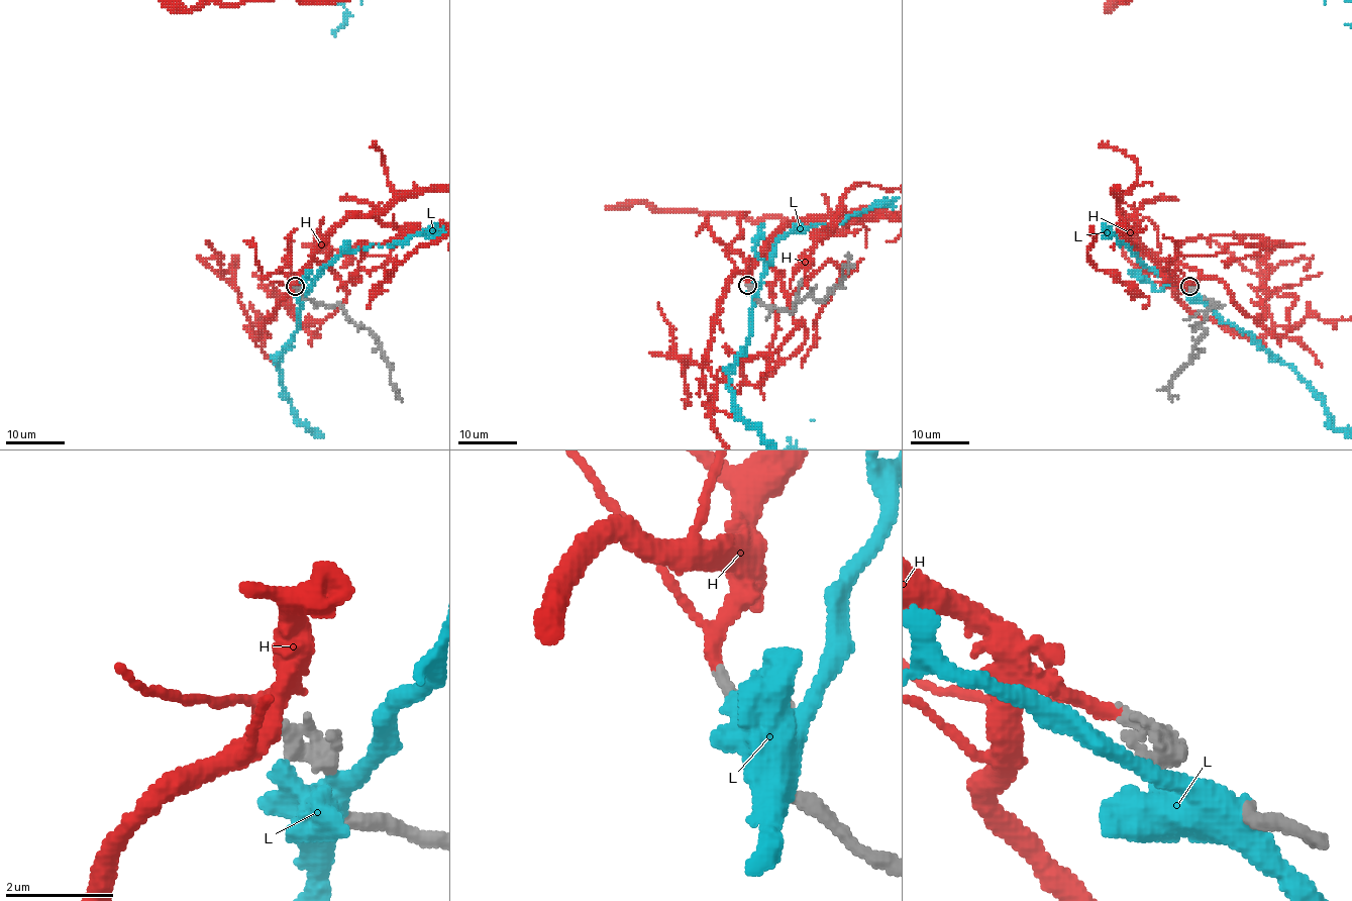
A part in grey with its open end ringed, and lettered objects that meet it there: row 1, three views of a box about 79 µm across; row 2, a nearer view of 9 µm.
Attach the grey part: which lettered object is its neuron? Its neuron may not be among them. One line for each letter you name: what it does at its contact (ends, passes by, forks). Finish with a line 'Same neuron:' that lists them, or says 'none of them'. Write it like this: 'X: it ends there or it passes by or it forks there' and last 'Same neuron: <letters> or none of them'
H: it passes by
Same neuron: H

